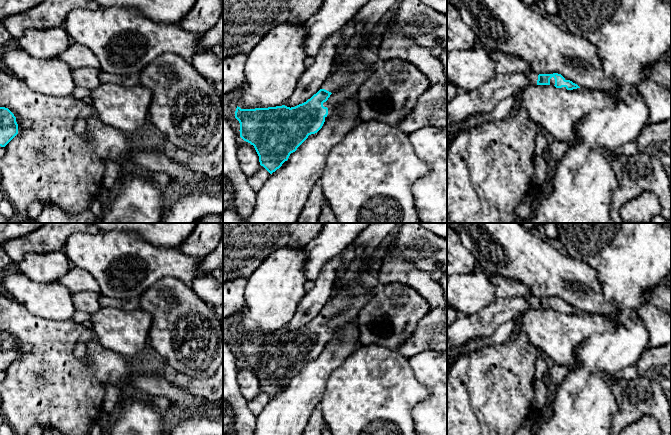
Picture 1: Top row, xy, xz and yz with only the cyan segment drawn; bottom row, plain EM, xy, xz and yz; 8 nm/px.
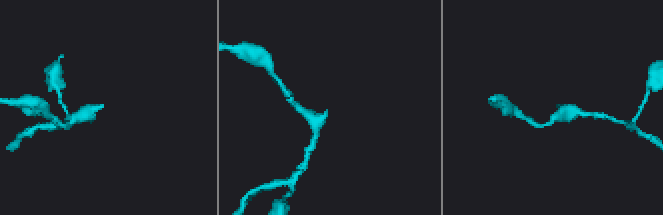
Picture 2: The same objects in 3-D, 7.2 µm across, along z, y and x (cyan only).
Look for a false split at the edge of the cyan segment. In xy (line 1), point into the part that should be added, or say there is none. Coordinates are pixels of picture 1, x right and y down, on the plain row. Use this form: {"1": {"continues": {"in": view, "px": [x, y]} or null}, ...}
{"1": {"continues": null}}

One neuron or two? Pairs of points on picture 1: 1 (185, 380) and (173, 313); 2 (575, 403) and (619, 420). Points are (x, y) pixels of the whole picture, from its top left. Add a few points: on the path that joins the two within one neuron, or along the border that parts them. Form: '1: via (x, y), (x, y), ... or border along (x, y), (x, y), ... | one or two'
1: border along (164, 361), (177, 371), (191, 377), (207, 377) | two
2: border along (612, 393), (616, 402), (616, 412), (610, 424) | two

